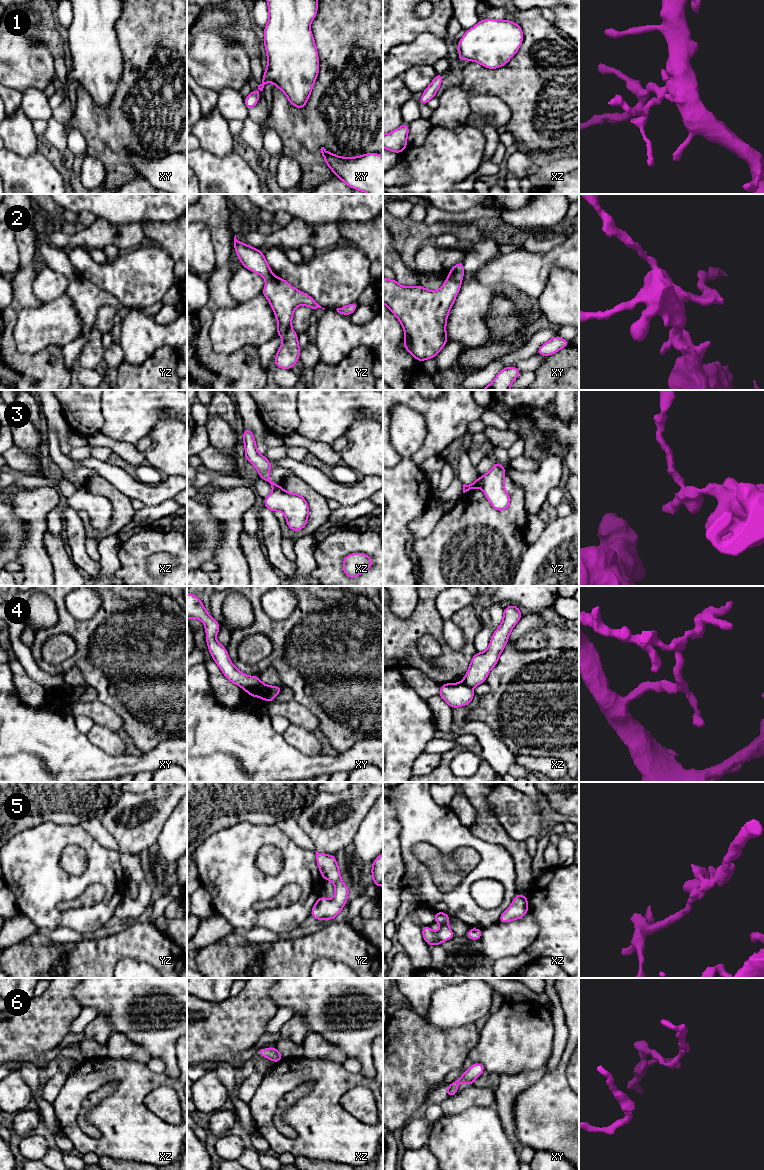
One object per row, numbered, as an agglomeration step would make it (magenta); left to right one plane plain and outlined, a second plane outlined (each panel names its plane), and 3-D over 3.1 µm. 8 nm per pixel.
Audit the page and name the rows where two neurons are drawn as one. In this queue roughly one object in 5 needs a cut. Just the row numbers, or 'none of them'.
2, 3, 4

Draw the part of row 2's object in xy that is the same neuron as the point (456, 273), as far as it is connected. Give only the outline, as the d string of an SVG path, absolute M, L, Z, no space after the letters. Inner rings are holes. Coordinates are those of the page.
M459 262L452 267L448 276L455 280L461 282L464 277L464 265L463 262Z

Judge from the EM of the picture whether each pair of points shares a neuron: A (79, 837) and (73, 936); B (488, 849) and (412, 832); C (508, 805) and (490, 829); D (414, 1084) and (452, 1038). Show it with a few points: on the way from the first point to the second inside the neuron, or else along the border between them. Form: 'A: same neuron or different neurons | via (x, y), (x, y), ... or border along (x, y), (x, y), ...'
A: different neurons | border along (50, 931), (58, 927), (68, 927), (84, 935)
B: same neuron | via (469, 836), (460, 832), (431, 832)
C: different neurons | border along (486, 797), (492, 813), (511, 837)
D: same neuron | via (417, 1073), (441, 1049)

